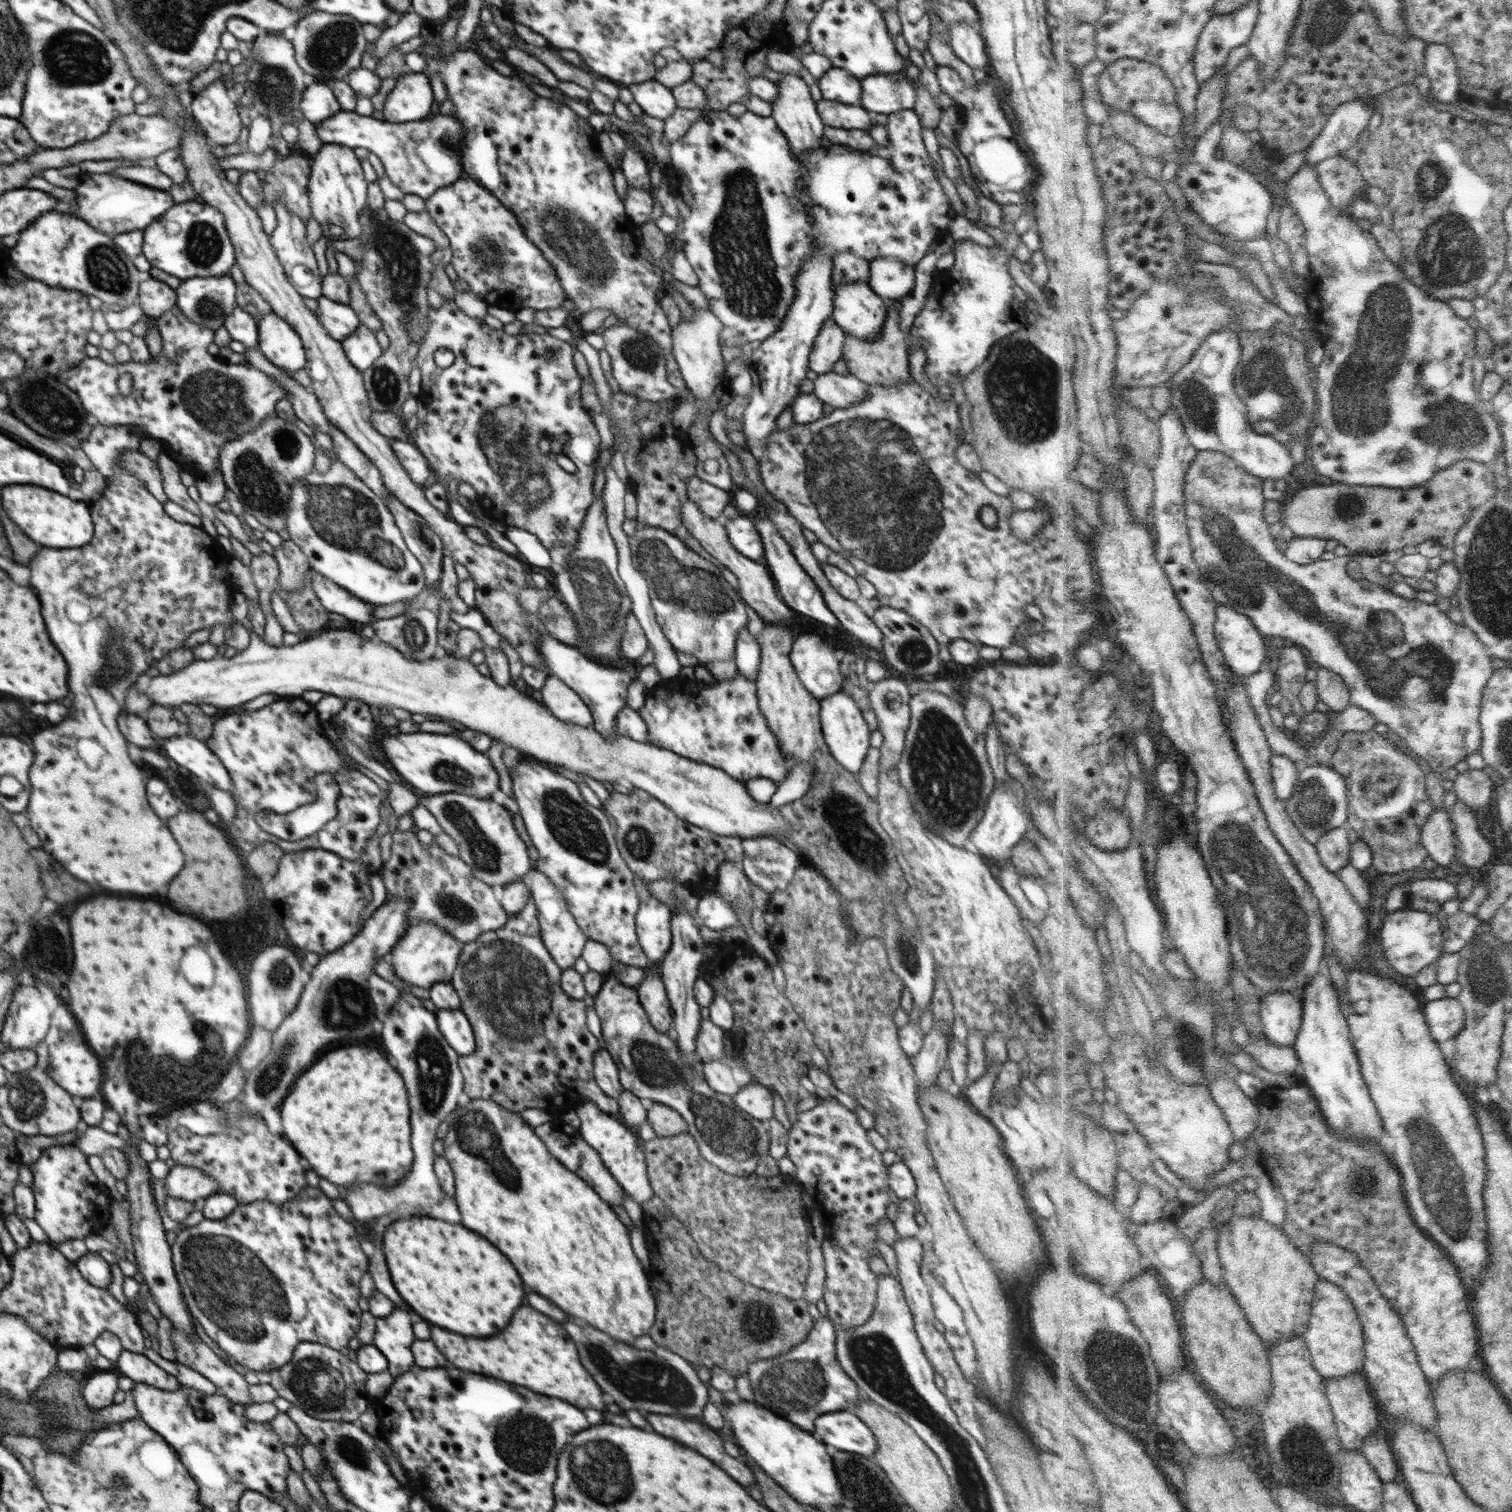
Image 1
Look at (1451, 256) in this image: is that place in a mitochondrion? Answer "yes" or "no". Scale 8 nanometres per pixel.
yes

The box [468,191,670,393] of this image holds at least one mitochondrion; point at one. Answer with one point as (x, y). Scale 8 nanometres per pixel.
(577, 241)

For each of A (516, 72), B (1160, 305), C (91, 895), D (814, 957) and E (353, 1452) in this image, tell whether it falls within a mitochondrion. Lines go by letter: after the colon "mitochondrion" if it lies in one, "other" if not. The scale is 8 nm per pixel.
A: other
B: other
C: other
D: other
E: mitochondrion

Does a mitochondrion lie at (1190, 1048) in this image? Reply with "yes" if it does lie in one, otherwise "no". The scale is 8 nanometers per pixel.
yes

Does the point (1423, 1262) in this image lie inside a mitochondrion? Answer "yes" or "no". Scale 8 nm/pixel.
no

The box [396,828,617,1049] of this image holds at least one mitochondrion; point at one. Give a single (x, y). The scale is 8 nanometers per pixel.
(507, 985)

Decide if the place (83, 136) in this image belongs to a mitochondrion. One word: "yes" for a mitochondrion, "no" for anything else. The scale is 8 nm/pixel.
no

